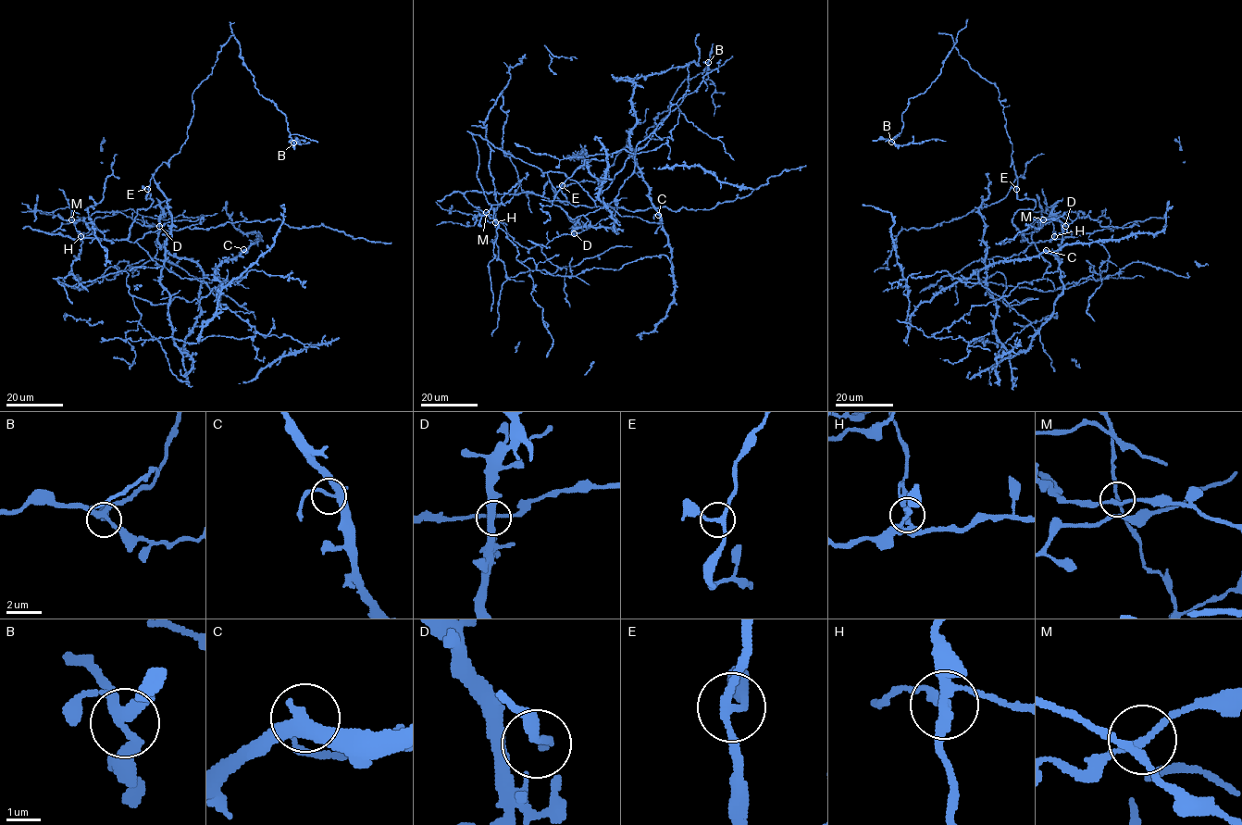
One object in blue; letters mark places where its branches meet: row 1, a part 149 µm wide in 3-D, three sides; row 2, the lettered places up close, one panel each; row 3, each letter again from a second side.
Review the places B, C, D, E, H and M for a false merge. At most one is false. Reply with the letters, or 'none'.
H

